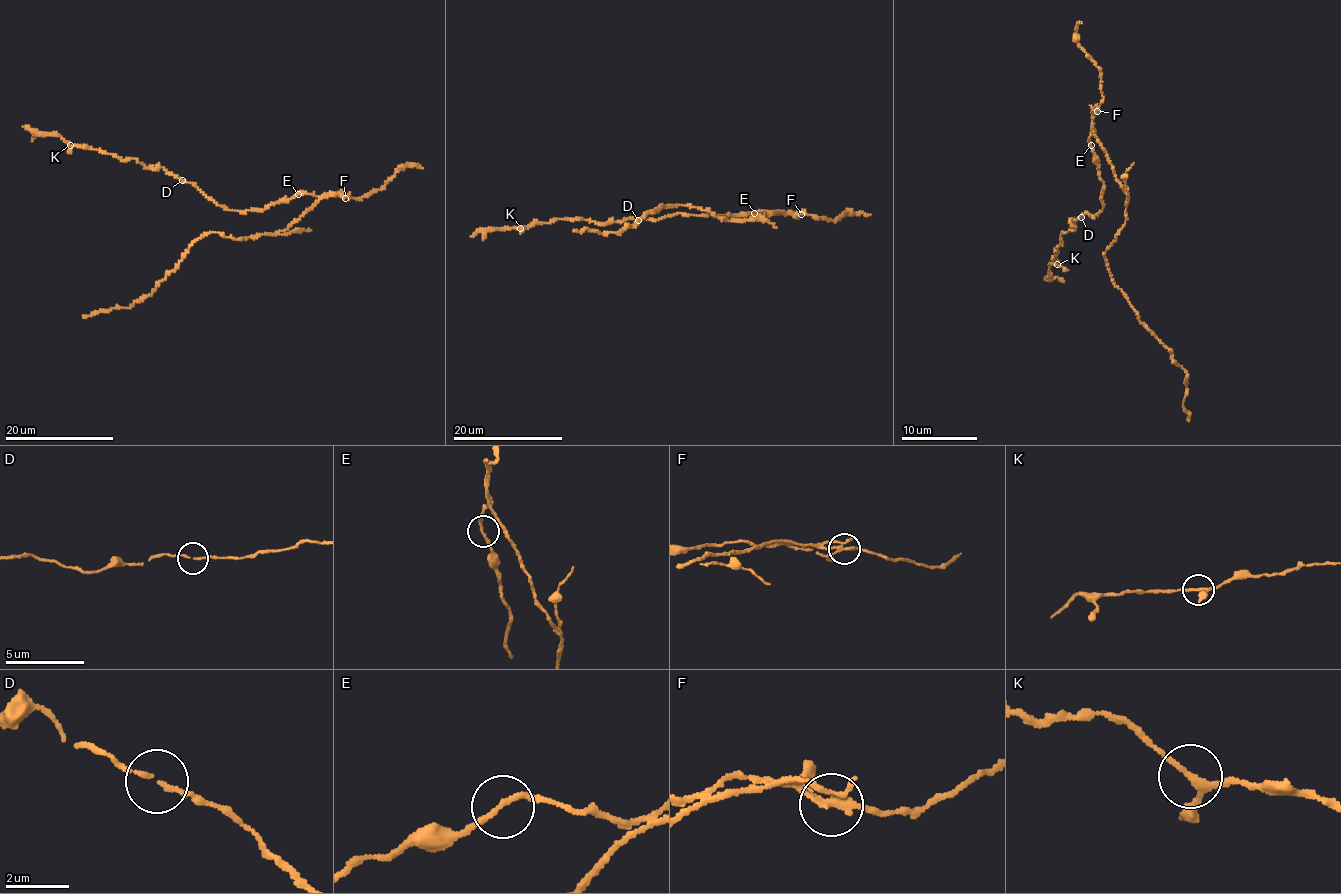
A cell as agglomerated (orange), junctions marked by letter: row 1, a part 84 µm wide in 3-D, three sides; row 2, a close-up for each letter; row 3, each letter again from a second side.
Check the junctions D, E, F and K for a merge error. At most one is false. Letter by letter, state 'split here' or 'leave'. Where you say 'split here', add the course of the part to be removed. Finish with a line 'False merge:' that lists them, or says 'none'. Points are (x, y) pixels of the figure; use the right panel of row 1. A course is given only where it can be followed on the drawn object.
D: leave
E: leave
F: split here; foreign part runs (1098, 111), (1092, 131), (1127, 196), (1106, 264), (1137, 317), (1186, 375), (1188, 421)
K: leave
False merge: F

